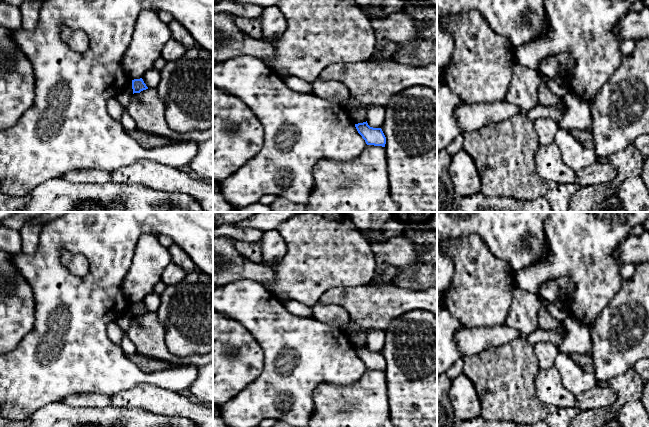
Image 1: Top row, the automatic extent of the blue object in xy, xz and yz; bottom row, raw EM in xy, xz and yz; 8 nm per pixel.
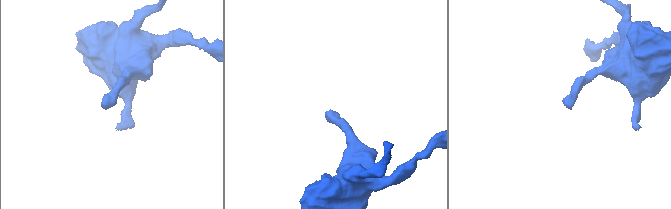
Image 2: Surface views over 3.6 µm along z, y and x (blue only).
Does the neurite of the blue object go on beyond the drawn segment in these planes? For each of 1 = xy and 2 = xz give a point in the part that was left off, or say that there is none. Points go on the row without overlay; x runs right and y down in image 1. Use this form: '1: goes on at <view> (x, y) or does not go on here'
1: does not go on here
2: does not go on here

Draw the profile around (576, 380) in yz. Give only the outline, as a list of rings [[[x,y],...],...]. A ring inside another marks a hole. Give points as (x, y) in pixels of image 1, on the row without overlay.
[[[558,353],[554,370],[561,376],[563,386],[575,396],[597,385],[595,375],[584,371],[566,353]]]

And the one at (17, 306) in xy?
[[[0,250],[0,355],[8,354],[33,329],[35,301],[31,286],[12,263],[12,255]]]

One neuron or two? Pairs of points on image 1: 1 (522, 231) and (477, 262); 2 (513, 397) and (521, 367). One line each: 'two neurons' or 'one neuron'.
1: two neurons
2: one neuron

